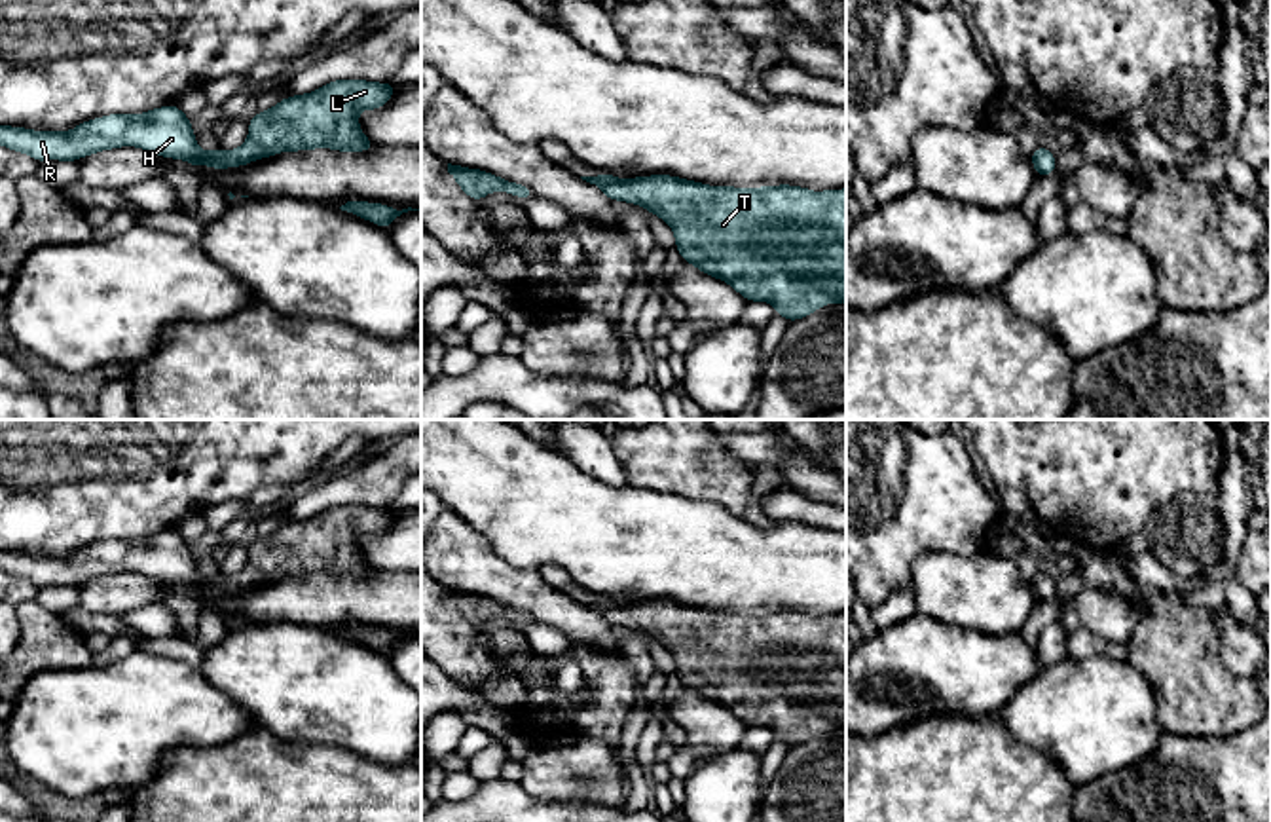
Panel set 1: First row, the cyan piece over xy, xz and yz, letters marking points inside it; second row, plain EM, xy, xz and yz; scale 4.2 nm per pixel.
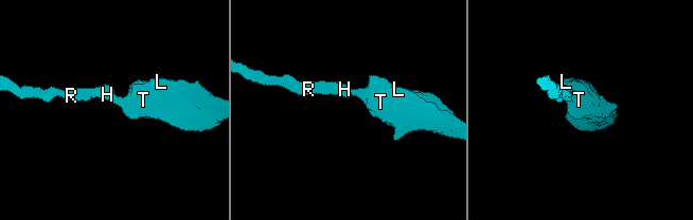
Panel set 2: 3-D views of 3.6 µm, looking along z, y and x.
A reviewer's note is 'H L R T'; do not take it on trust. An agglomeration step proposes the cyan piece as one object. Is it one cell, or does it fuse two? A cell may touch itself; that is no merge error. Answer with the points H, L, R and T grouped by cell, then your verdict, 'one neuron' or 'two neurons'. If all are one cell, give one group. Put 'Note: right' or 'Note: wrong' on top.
Note: right
H L R T | one neuron

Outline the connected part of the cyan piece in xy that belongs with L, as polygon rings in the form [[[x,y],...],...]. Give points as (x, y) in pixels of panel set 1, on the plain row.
[[[332,505],[322,513],[279,526],[249,545],[249,562],[235,575],[203,577],[190,543],[165,530],[142,539],[108,539],[78,549],[70,556],[34,556],[0,551],[0,571],[36,587],[78,587],[80,583],[123,571],[148,575],[190,590],[216,596],[249,590],[281,577],[330,573],[368,577],[376,570],[359,551],[360,535],[378,535],[395,520],[389,507]]]

